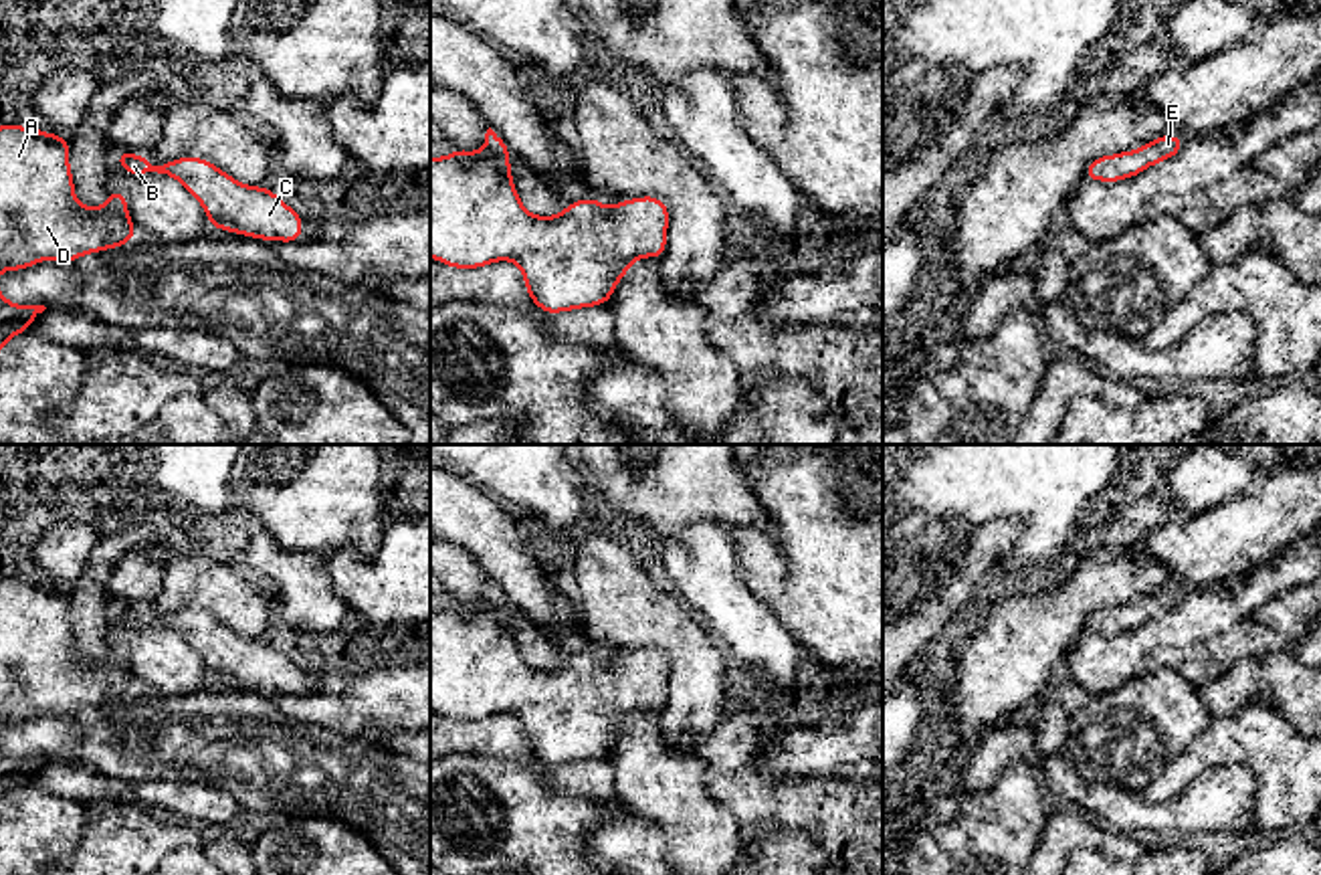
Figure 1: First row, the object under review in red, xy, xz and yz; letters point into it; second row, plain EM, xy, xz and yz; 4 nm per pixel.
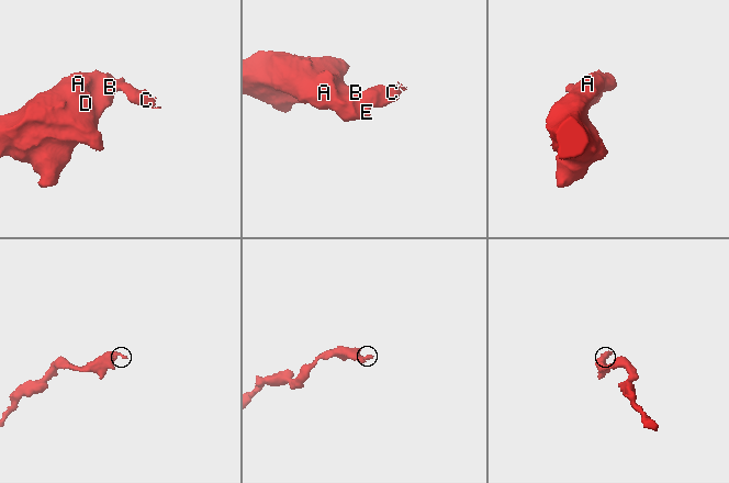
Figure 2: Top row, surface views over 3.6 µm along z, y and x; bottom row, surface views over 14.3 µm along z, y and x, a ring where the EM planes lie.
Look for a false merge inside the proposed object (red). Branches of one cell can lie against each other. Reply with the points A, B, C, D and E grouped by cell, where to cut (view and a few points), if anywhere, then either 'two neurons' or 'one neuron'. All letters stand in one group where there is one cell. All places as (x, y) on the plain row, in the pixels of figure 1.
groups A B C D E; cut none; one neuron

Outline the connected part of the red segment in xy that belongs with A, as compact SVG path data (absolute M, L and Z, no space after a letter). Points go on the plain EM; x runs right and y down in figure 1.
M0 578L0 725L22 723L38 713L73 715L81 707L123 699L133 687L127 647L107 645L99 661L75 653L67 590Z

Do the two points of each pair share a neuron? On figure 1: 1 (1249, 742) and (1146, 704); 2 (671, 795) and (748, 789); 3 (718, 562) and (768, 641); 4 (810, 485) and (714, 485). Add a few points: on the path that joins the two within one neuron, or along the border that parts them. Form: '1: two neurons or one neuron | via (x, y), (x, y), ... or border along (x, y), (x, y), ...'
1: two neurons | border along (1212, 718), (1172, 758)
2: two neurons | border along (707, 776), (707, 791), (724, 807)
3: one neuron | via (718, 582), (718, 591), (748, 621)
4: two neurons | border along (748, 481), (772, 528)

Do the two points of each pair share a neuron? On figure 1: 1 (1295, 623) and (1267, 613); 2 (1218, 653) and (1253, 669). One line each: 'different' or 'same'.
1: same
2: different

